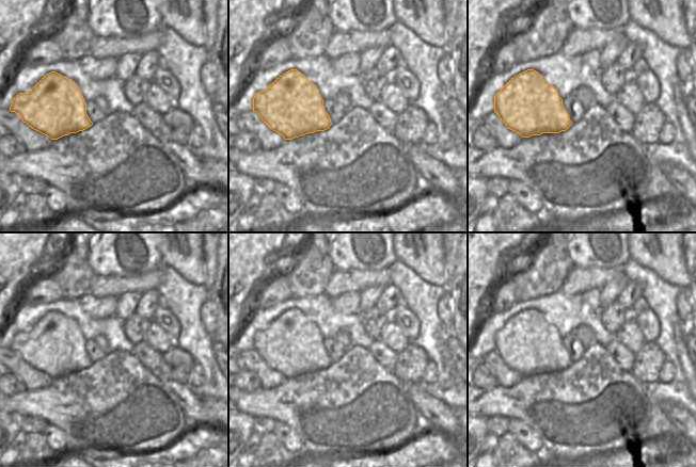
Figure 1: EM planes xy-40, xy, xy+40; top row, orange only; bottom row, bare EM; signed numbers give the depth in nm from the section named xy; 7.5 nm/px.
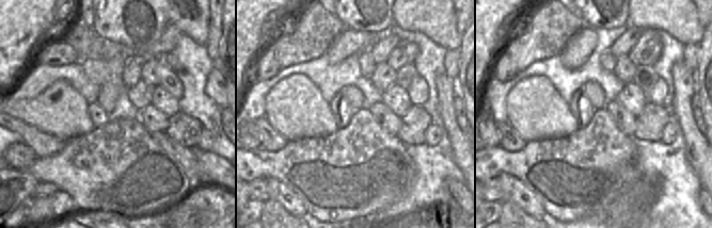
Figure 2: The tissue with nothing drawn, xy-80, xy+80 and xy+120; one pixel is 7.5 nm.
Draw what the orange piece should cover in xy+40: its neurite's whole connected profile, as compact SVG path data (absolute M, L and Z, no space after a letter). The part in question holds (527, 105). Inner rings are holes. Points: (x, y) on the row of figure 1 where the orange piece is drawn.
M534 69L515 76L496 93L494 112L522 138L559 133L573 124L556 88Z

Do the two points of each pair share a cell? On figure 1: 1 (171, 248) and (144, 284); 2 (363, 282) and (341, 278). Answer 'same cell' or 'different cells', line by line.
1: different cells
2: same cell

